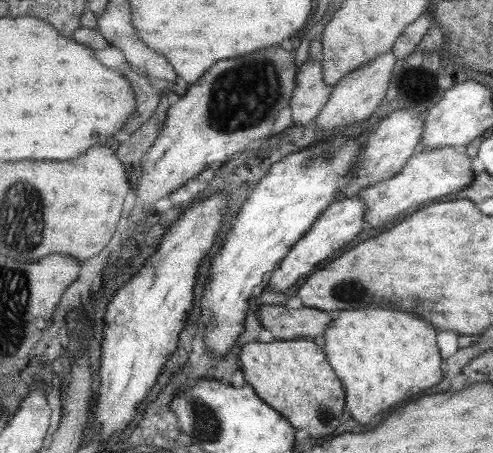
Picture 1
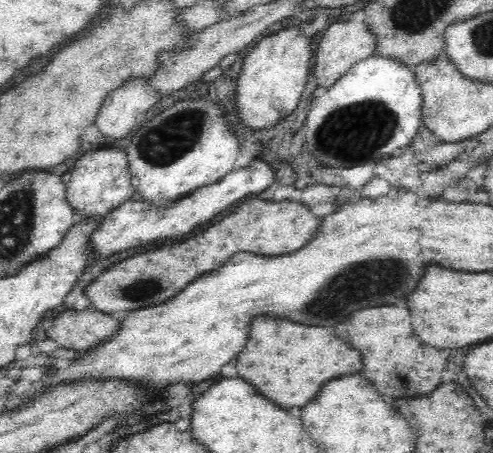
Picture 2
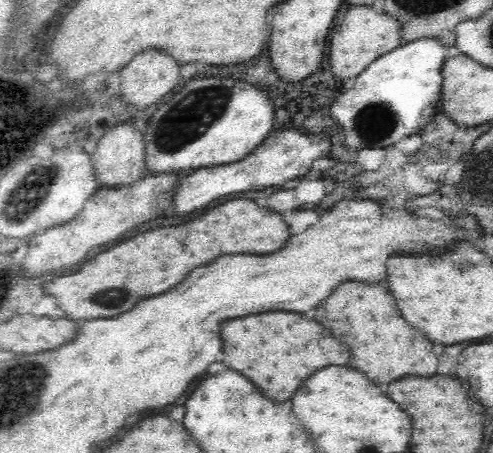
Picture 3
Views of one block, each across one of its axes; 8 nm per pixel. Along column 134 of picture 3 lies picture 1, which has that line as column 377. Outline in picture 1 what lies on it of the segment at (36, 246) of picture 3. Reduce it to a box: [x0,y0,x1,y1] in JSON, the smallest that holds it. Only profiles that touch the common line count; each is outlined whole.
[359,148,475,226]

